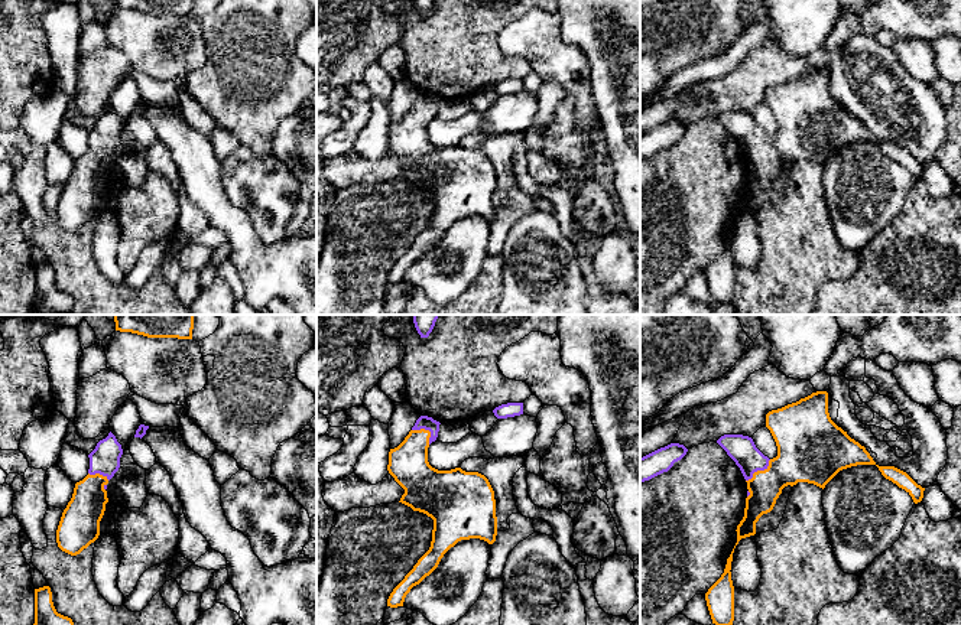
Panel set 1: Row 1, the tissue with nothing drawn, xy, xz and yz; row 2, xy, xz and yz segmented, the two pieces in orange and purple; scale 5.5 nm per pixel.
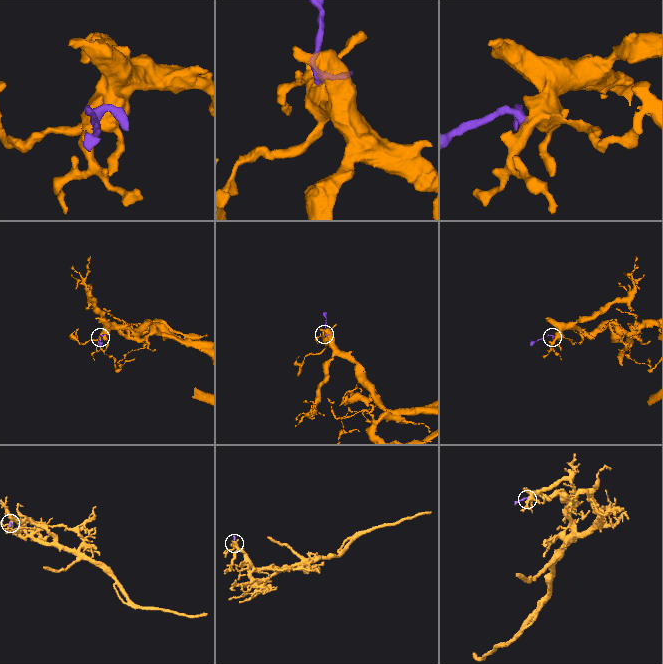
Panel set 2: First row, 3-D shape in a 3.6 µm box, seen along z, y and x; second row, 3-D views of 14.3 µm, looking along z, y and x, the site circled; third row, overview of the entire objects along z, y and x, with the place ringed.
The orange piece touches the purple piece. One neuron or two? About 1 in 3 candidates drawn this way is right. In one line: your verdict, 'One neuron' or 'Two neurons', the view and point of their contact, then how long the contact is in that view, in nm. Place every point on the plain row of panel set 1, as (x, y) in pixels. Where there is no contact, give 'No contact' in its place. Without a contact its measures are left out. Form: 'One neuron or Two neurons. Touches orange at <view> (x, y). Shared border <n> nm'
One neuron. Touches orange at yz (759, 147). Shared border 190 nm

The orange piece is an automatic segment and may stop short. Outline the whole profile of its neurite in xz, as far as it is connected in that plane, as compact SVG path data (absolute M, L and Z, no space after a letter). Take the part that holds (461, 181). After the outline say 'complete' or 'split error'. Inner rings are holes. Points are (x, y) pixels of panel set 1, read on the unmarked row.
M421 92L405 117L389 128L387 147L405 166L399 179L434 196L431 224L390 270L390 284L403 283L410 266L429 253L458 218L496 218L496 176L488 156L461 144L438 147L428 139L428 124L436 117L439 101Z; split error

